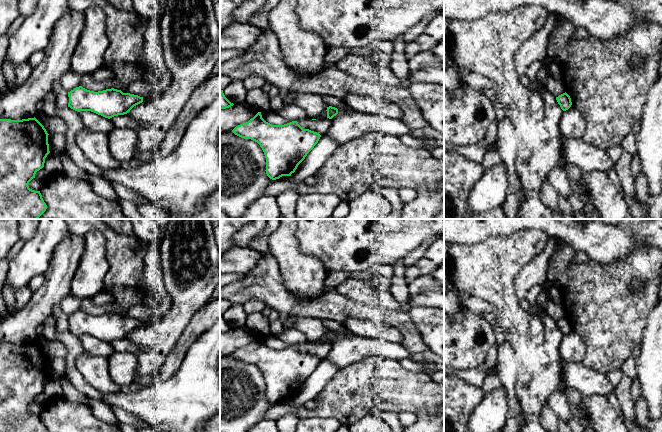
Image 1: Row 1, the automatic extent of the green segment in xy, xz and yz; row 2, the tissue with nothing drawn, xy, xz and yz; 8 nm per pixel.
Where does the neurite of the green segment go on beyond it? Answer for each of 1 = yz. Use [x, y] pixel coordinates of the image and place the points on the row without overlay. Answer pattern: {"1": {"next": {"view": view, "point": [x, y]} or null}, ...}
{"1": {"next": null}}

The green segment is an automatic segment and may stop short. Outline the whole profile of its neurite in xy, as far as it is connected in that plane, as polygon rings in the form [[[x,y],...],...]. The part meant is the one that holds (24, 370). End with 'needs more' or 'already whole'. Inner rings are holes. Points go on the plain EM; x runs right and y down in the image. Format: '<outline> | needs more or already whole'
[[[35,341],[0,343],[0,432],[47,432],[40,415],[30,413],[28,408],[50,377],[48,359]]] | already whole

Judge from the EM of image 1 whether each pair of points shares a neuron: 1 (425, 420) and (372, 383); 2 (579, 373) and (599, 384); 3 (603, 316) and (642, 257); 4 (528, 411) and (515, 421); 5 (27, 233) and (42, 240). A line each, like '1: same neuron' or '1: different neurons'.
1: different neurons
2: same neuron
3: same neuron
4: different neurons
5: different neurons

